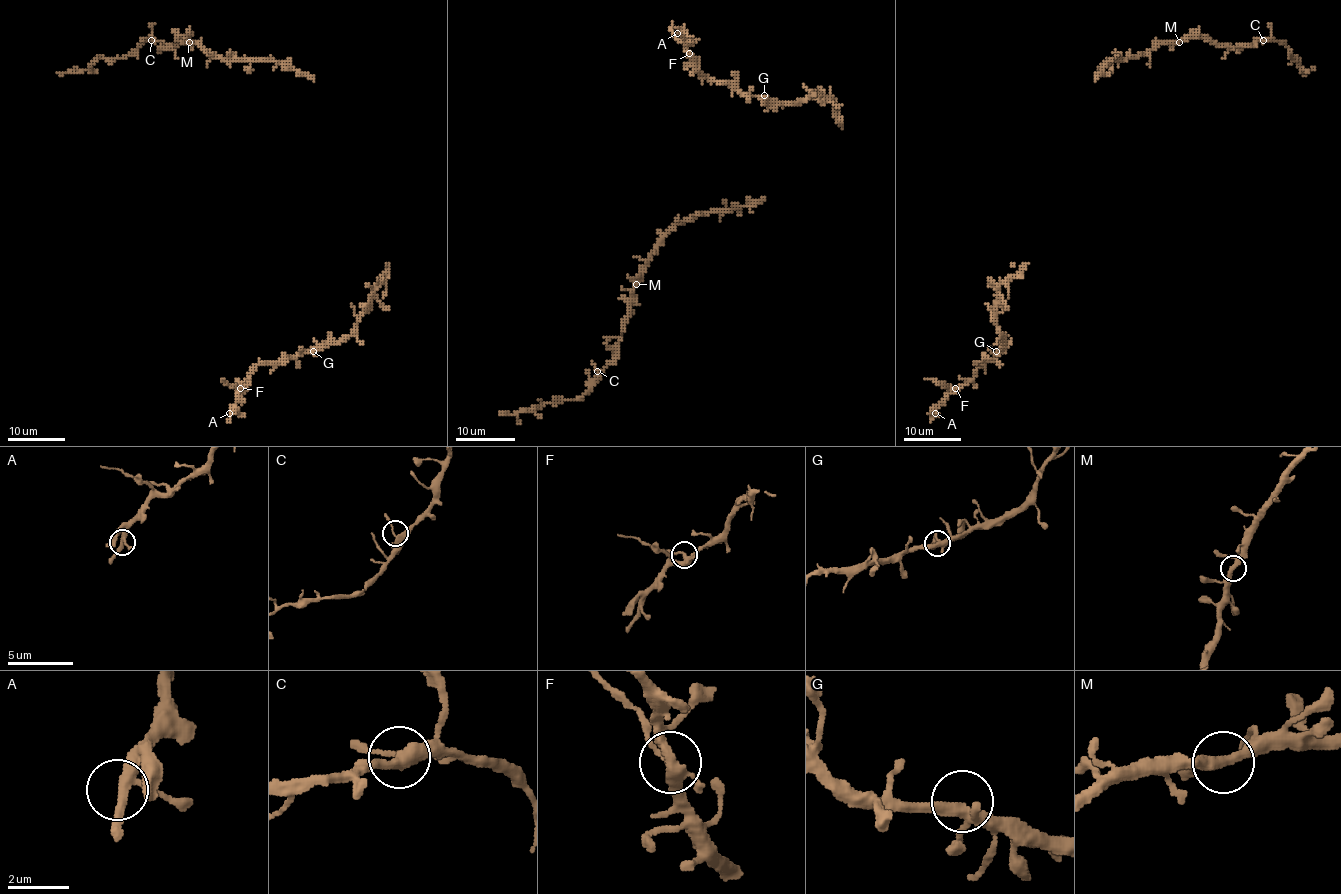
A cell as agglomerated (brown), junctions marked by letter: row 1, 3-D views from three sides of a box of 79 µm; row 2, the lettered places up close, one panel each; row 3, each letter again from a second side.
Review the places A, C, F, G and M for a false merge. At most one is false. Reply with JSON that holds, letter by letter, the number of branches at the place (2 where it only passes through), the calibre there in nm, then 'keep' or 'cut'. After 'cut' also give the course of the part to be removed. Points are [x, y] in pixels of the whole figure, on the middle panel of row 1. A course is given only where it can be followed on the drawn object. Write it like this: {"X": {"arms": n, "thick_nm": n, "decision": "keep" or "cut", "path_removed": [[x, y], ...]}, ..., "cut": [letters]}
{"A": {"arms": 3, "thick_nm": 280, "decision": "keep"}, "C": {"arms": 3, "thick_nm": 320, "decision": "keep"}, "F": {"arms": 4, "thick_nm": 340, "decision": "cut", "path_removed": [[689, 53], [672, 31], [672, 22]]}, "G": {"arms": 4, "thick_nm": 320, "decision": "keep"}, "M": {"arms": 3, "thick_nm": 300, "decision": "keep"}, "cut": ["F"]}

